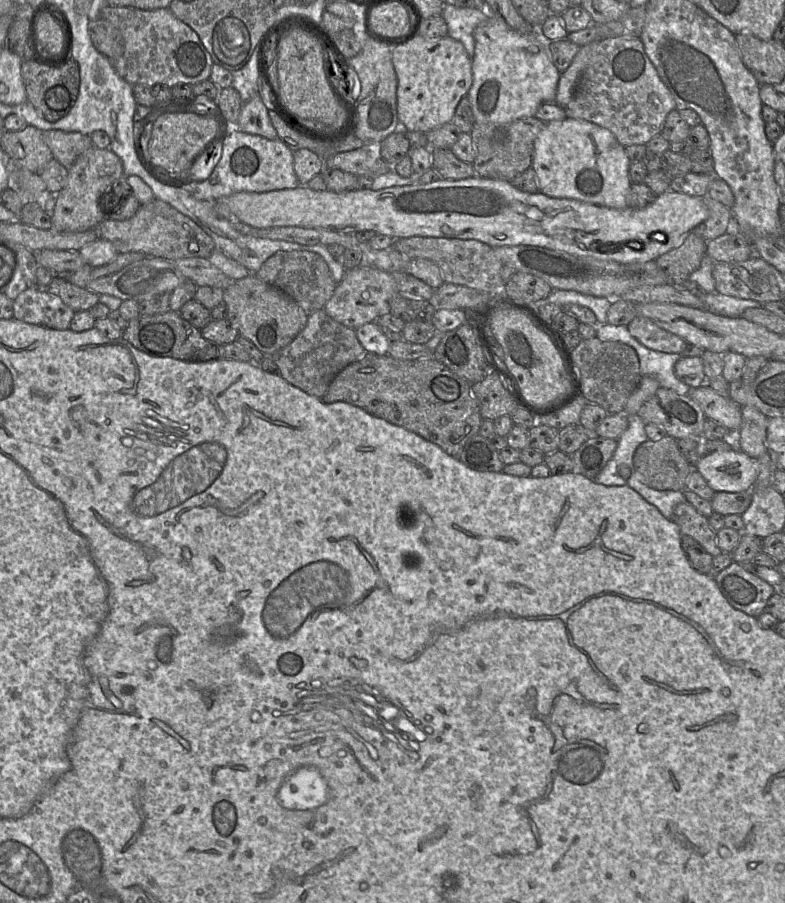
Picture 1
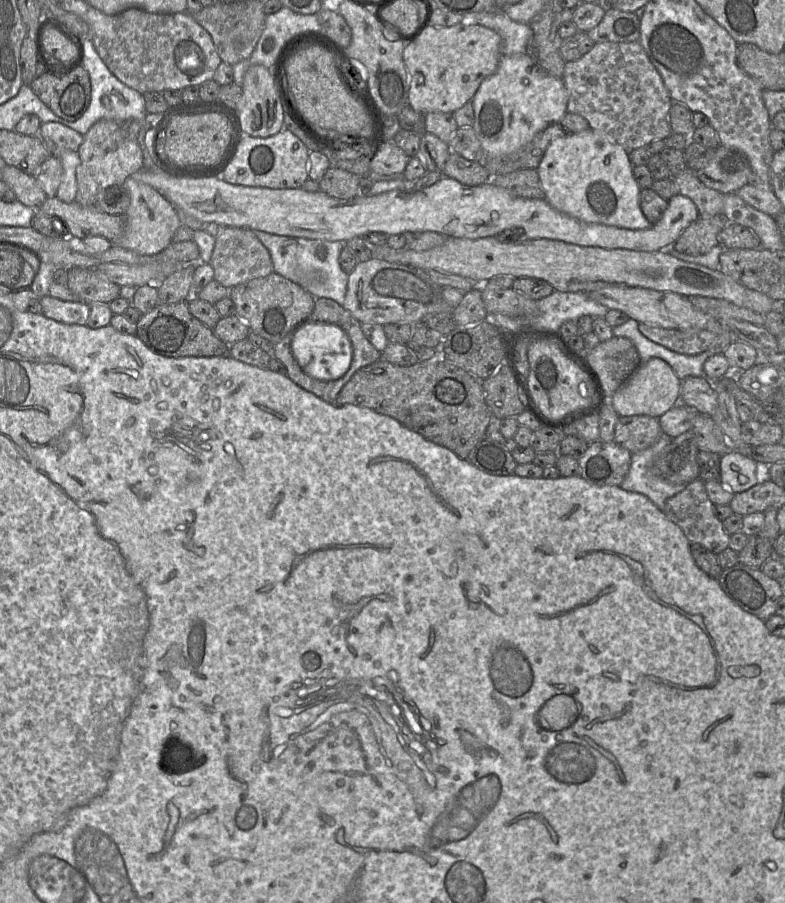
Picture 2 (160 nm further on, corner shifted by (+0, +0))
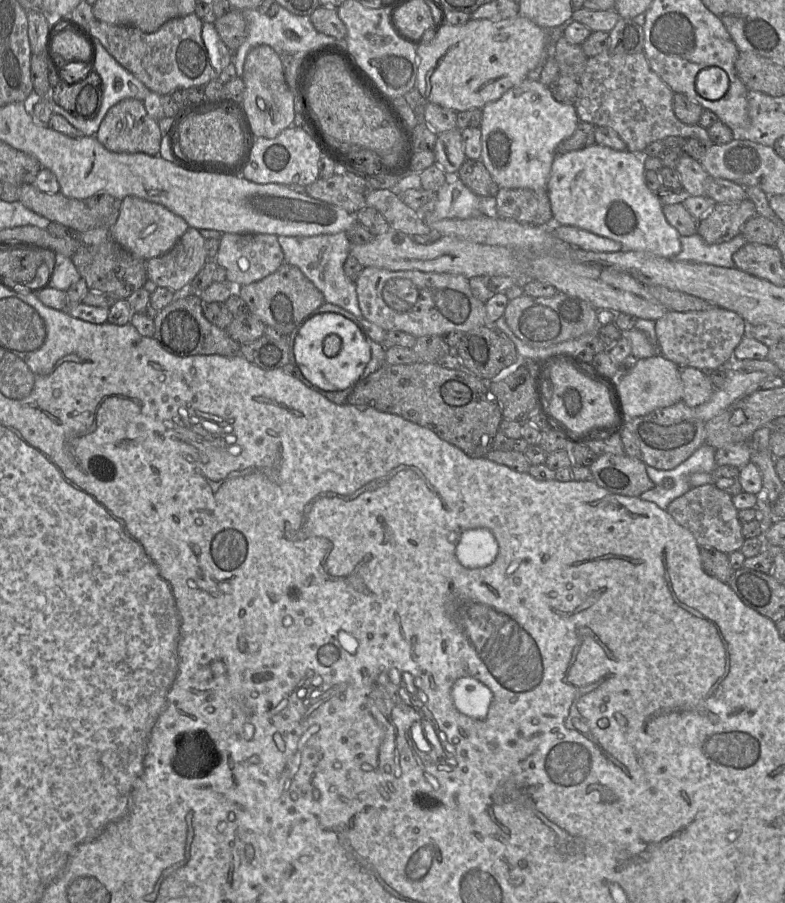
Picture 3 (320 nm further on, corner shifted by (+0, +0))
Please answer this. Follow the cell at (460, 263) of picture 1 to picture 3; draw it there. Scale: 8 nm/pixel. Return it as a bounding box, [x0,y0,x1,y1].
[366,189,431,237]

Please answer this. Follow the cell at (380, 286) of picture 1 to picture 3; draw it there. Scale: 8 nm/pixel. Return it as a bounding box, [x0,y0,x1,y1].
[356,266,486,338]

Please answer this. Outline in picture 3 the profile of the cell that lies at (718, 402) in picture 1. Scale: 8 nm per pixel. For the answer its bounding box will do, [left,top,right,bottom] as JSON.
[679,367,715,407]

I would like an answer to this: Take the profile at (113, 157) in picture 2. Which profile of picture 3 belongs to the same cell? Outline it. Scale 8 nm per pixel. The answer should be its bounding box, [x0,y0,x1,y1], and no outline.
[95,99,163,156]

